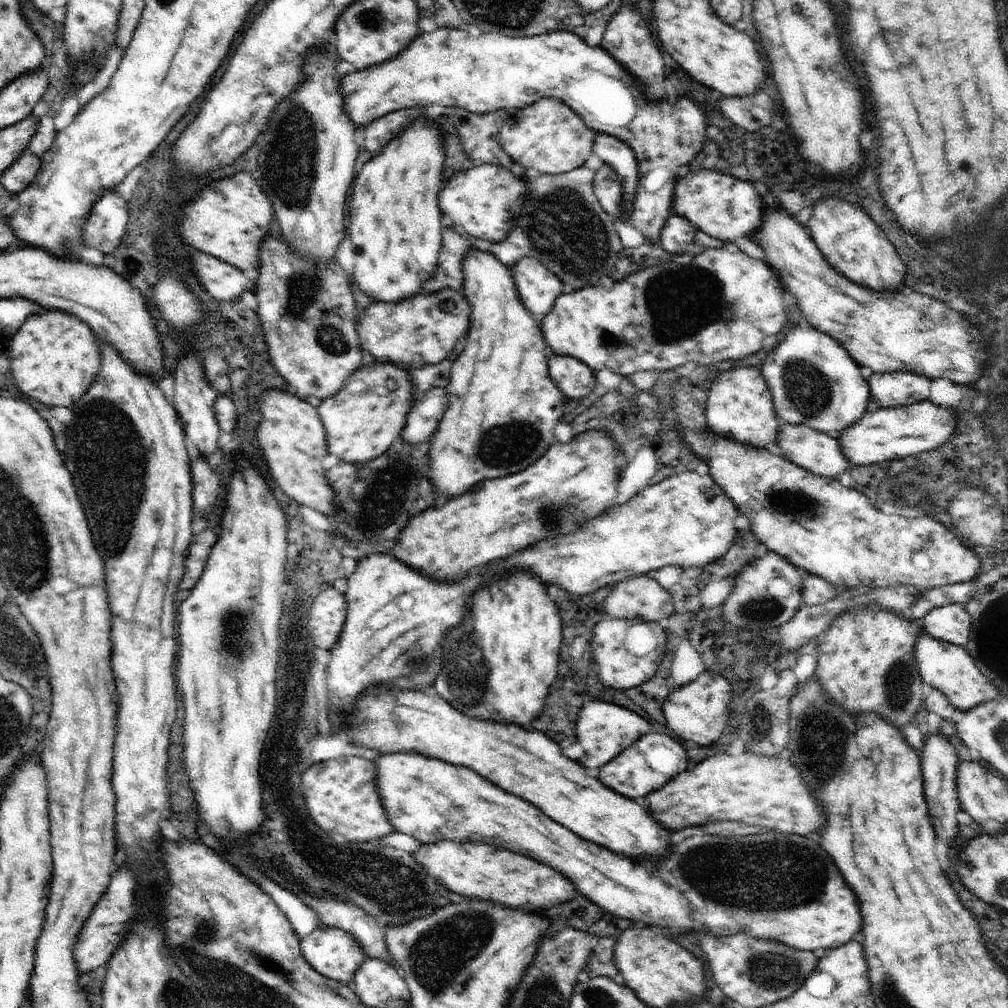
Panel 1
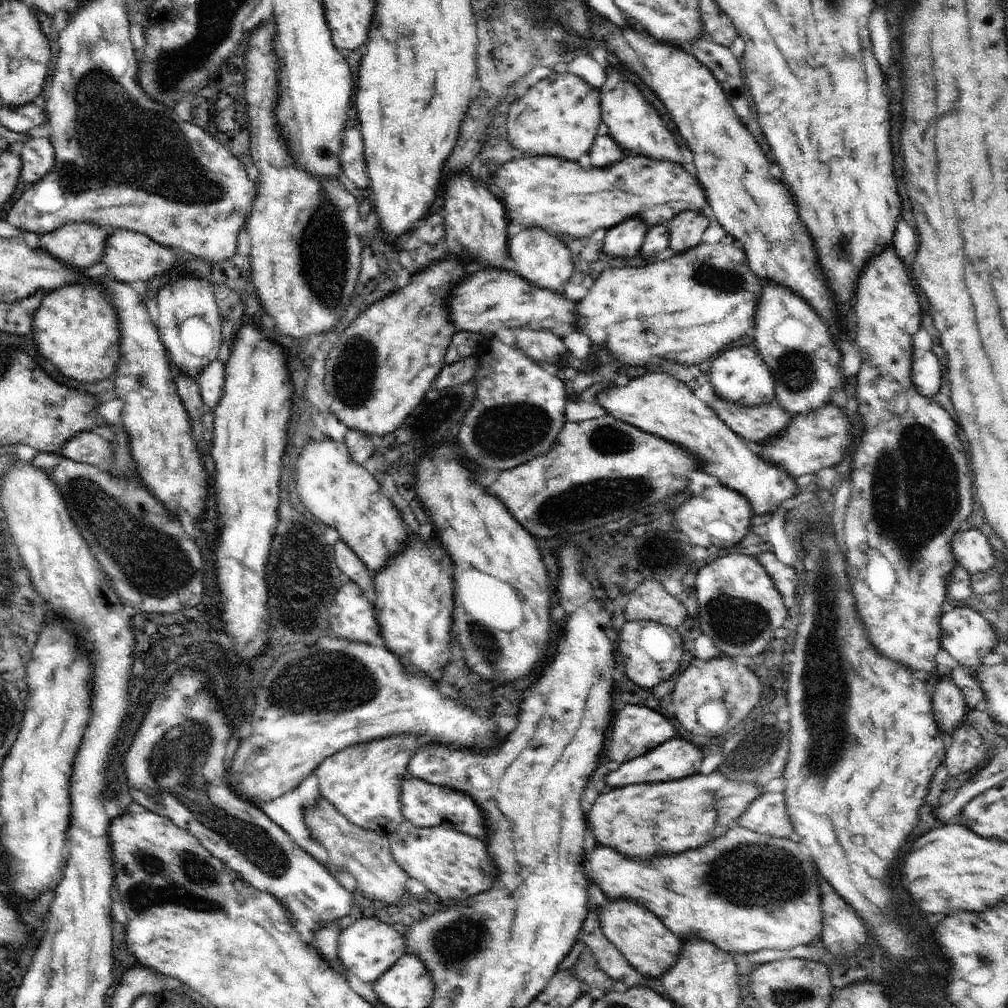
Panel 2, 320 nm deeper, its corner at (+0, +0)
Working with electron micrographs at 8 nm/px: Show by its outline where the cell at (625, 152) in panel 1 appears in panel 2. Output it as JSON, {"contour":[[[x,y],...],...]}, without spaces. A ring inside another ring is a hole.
{"contour":[[[638,217],[617,224],[605,233],[603,253],[612,258],[634,258],[640,252],[648,229],[647,224]]]}

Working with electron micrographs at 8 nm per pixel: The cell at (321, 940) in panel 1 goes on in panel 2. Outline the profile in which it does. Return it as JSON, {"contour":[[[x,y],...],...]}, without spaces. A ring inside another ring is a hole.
{"contour":[[[357,919],[350,926],[343,927],[339,939],[339,960],[347,976],[358,976],[362,982],[376,982],[402,955],[407,954],[407,940],[391,925],[378,919]]]}

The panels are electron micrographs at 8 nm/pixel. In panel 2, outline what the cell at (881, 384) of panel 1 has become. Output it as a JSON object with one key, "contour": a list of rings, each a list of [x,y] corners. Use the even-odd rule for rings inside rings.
{"contour":[[[916,350],[911,371],[915,389],[918,389],[920,394],[932,398],[940,392],[942,368],[940,368],[940,362],[934,352]]]}

